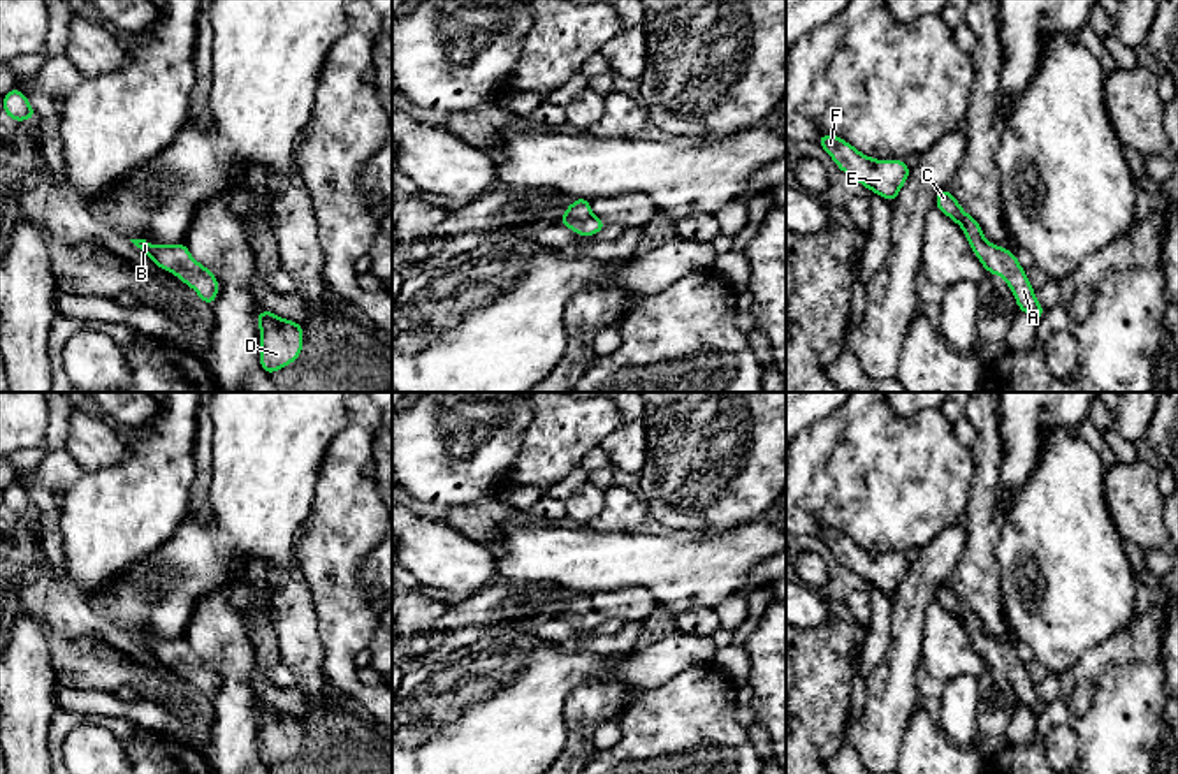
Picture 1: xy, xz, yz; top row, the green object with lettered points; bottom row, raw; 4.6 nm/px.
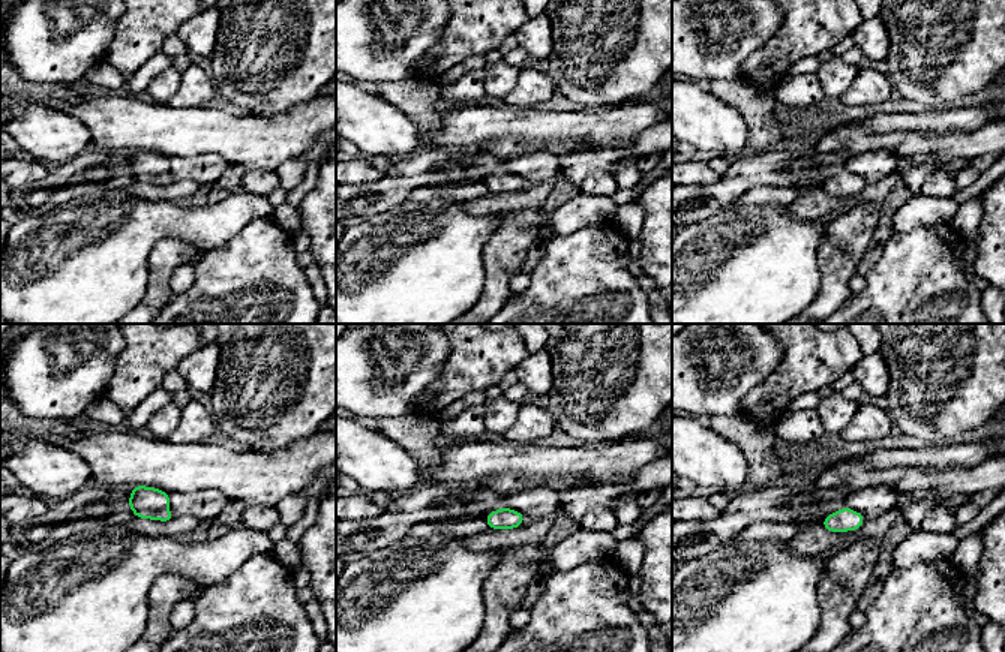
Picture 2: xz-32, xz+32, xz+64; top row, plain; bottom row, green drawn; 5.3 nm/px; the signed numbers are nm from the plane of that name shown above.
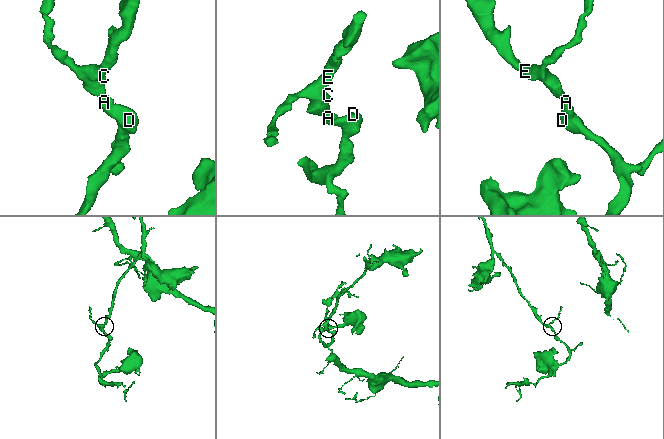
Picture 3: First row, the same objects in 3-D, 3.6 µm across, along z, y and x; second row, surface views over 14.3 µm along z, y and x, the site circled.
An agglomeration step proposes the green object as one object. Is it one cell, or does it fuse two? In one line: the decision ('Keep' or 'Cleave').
Keep

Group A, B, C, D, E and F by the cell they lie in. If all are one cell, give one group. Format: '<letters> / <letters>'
A B C D E F

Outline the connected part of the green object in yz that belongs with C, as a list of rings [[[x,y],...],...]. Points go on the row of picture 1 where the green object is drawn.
[[[949,188],[935,195],[935,208],[963,229],[974,255],[981,260],[986,273],[1006,278],[1007,287],[1014,294],[1018,310],[1032,315],[1036,322],[1039,322],[1044,308],[1037,303],[1027,271],[1018,264],[1016,253],[988,243],[983,237],[981,225],[962,209]]]

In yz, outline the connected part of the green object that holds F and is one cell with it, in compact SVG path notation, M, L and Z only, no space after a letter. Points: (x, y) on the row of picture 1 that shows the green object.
M823 134L818 144L833 158L840 171L886 201L897 201L902 185L909 178L911 169L904 160L870 158L837 135Z

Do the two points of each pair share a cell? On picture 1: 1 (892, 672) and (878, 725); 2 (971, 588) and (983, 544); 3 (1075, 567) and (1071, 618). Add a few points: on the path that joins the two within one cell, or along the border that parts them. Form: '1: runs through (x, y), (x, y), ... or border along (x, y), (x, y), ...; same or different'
1: runs through (892, 685), (887, 713); same
2: runs through (976, 577), (980, 554); same
3: runs through (1071, 579), (1071, 606); same

